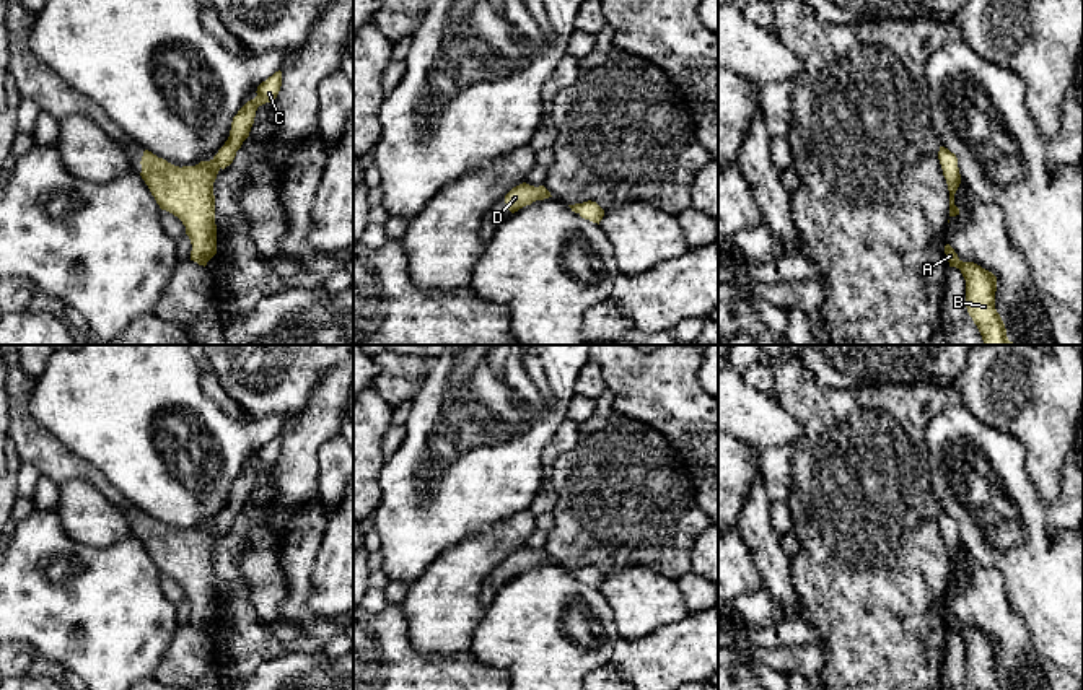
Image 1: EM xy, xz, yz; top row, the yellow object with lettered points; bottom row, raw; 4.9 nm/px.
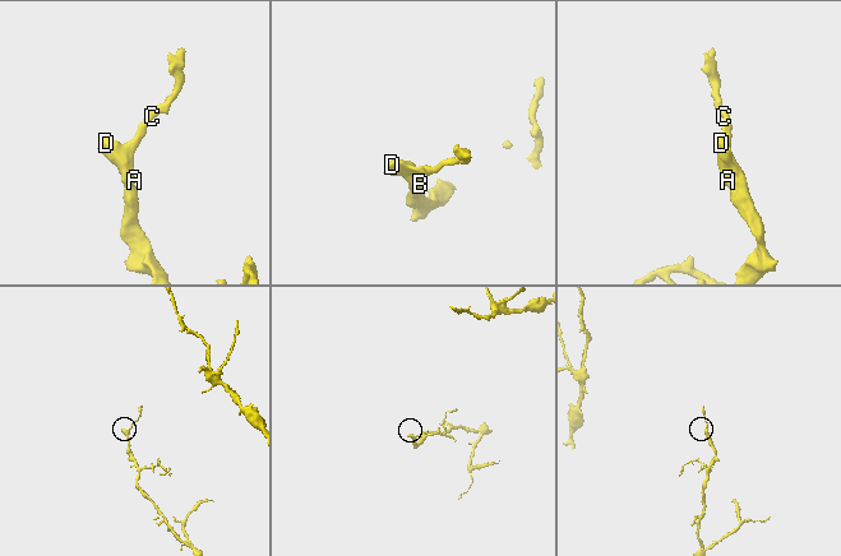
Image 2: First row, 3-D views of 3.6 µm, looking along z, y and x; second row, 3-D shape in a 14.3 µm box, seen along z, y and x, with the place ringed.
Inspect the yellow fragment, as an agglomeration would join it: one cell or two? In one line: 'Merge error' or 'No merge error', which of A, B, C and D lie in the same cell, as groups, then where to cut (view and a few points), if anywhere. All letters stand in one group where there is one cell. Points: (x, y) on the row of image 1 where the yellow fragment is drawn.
No merge error. Groups: A B C D. No split

